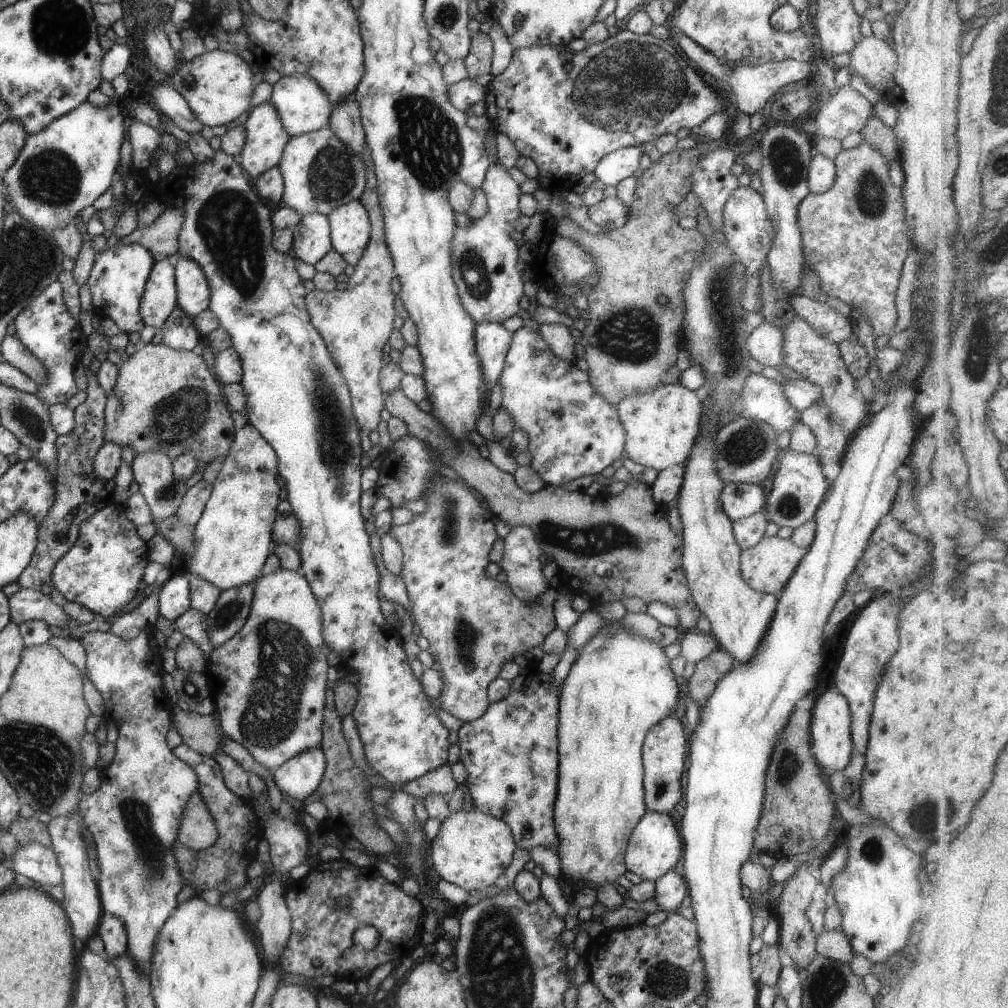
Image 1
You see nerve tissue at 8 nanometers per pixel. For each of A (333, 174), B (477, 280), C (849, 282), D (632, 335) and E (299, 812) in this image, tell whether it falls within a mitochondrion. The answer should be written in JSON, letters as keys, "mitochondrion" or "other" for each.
{"A":"mitochondrion","B":"mitochondrion","C":"other","D":"mitochondrion","E":"other"}

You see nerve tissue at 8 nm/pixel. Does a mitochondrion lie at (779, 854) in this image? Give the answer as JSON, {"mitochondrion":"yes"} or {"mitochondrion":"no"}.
{"mitochondrion":"no"}

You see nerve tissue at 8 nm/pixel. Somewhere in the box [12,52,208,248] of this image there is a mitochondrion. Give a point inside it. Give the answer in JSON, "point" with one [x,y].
{"point":[52,178]}

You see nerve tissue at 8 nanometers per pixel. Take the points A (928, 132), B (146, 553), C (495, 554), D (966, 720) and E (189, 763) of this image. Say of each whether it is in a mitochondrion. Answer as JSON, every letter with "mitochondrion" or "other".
{"A":"other","B":"other","C":"other","D":"other","E":"other"}

